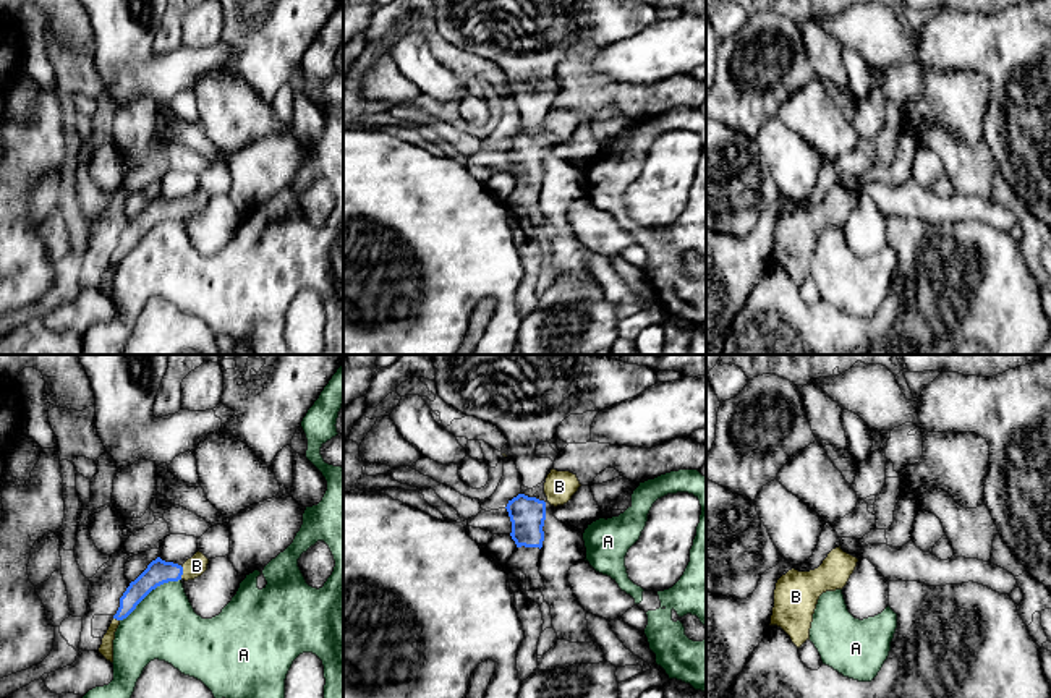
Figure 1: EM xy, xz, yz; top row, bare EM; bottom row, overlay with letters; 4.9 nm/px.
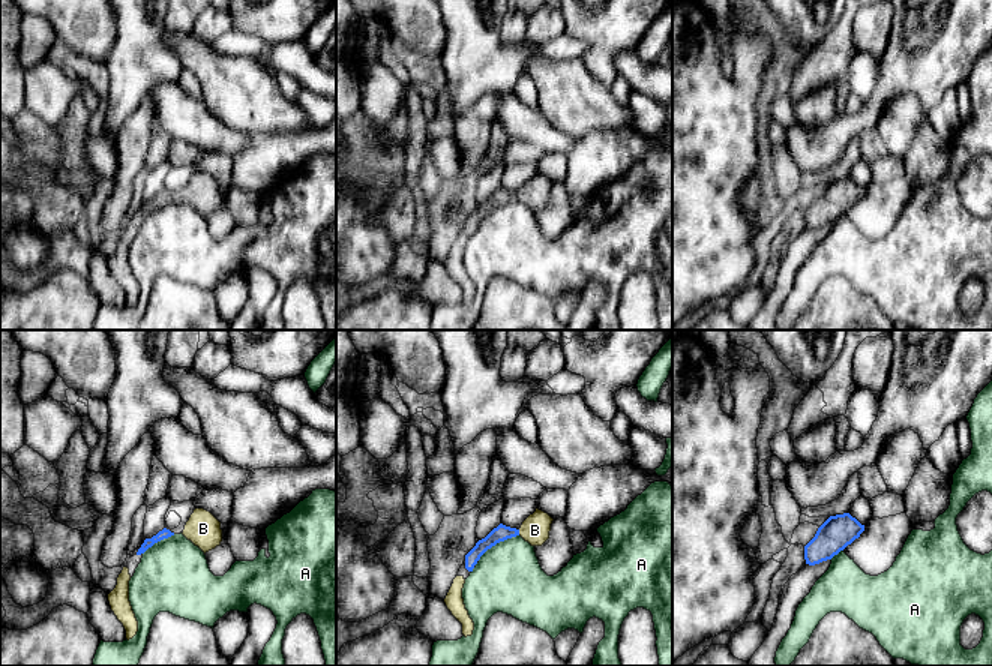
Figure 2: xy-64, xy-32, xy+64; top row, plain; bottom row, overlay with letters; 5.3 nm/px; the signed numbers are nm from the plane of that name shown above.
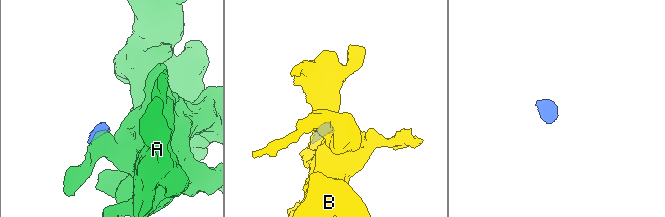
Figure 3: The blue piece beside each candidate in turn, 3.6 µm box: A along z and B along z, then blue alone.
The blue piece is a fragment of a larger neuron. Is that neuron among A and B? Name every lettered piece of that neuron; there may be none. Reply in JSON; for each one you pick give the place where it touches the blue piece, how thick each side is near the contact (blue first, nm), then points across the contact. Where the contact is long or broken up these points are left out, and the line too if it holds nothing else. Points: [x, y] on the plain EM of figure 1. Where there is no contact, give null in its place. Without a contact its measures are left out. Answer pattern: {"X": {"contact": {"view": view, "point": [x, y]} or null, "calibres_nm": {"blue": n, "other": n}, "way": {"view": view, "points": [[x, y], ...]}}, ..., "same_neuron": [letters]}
{"B": {"contact": {"view": "xy", "point": [182, 209]}, "calibres_nm": {"blue": 120, "other": 100}}, "same_neuron": ["B"]}

